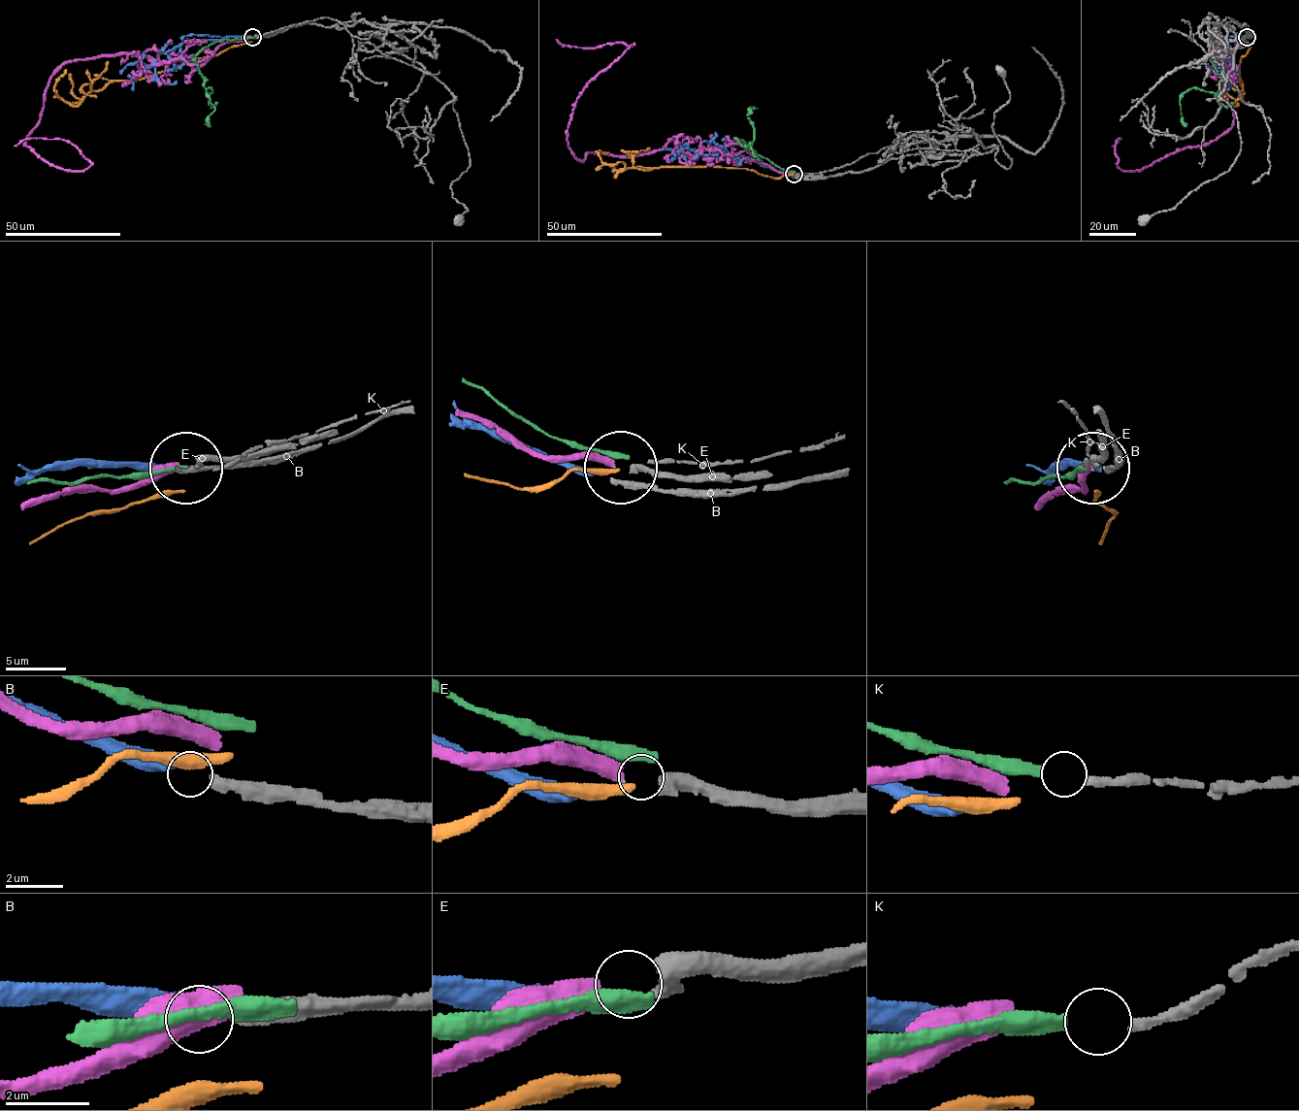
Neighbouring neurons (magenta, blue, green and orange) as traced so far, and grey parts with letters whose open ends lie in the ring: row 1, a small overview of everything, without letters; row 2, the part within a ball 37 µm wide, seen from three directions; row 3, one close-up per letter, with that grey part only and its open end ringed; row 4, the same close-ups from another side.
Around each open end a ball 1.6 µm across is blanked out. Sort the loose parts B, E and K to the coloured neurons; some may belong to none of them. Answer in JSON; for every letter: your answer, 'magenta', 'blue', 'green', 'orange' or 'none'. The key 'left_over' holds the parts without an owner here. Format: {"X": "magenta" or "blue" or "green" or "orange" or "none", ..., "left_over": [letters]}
{"B": "blue", "E": "magenta", "K": "green", "left_over": []}

